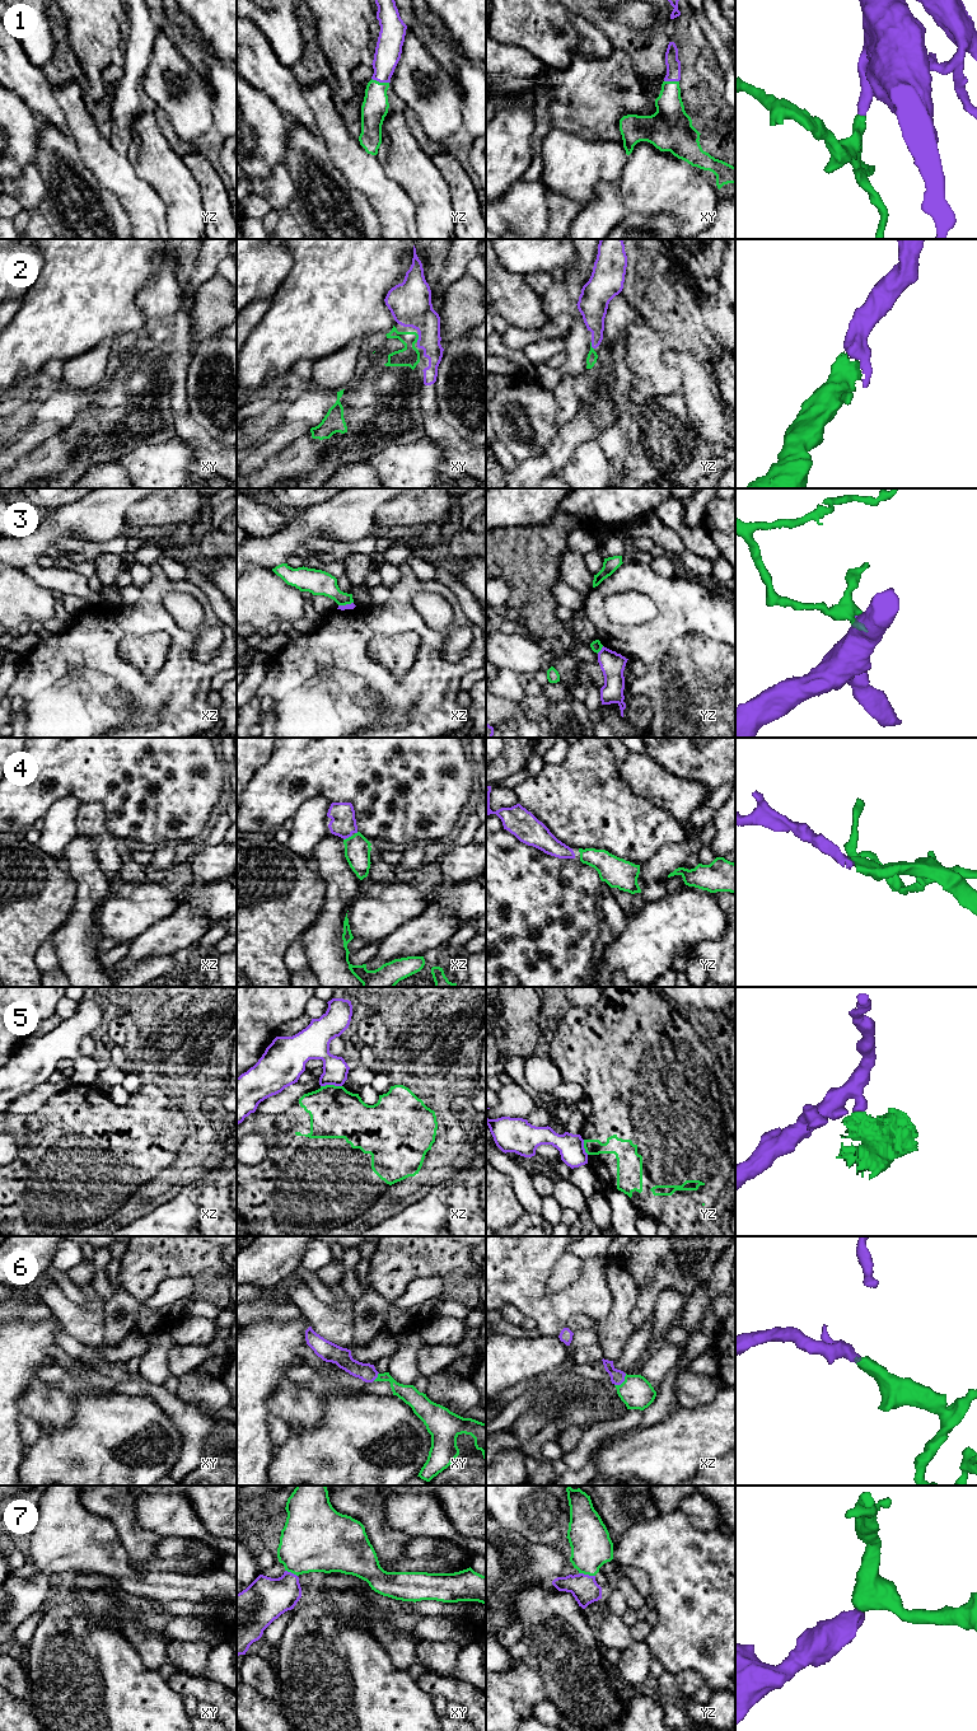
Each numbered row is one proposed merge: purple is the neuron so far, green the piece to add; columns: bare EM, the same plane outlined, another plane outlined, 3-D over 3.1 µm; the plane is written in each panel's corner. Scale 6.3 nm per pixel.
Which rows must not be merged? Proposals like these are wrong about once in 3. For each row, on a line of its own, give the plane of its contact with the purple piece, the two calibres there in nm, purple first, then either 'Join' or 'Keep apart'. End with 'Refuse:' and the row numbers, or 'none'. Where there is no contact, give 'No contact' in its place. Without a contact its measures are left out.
1: Touches purple in yz. Thickness 170 nm (purple) against 170 nm. Join
2: Touches purple in xy. Thickness 280 nm (purple) against 130 nm. Join
3: Touches purple in yz. Thickness 160 nm (purple) against 70 nm. Keep apart
4: Touches purple in xz. Thickness 160 nm (purple) against 160 nm. Join
5: Touches purple in xz. Thickness 160 nm (purple) against 320 nm. Keep apart
6: Touches purple in xz. Thickness 90 nm (purple) against 200 nm. Join
7: Touches purple in yz. Thickness 170 nm (purple) against 260 nm. Join
Refuse: 3, 5

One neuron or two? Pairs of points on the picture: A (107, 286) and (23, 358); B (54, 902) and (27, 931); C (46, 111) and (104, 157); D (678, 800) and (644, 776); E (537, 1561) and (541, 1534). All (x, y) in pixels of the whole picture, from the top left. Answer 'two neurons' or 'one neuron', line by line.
A: one neuron
B: one neuron
C: two neurons
D: one neuron
E: two neurons

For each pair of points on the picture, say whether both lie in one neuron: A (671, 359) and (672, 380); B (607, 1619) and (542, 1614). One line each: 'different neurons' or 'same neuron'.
A: different neurons
B: different neurons

